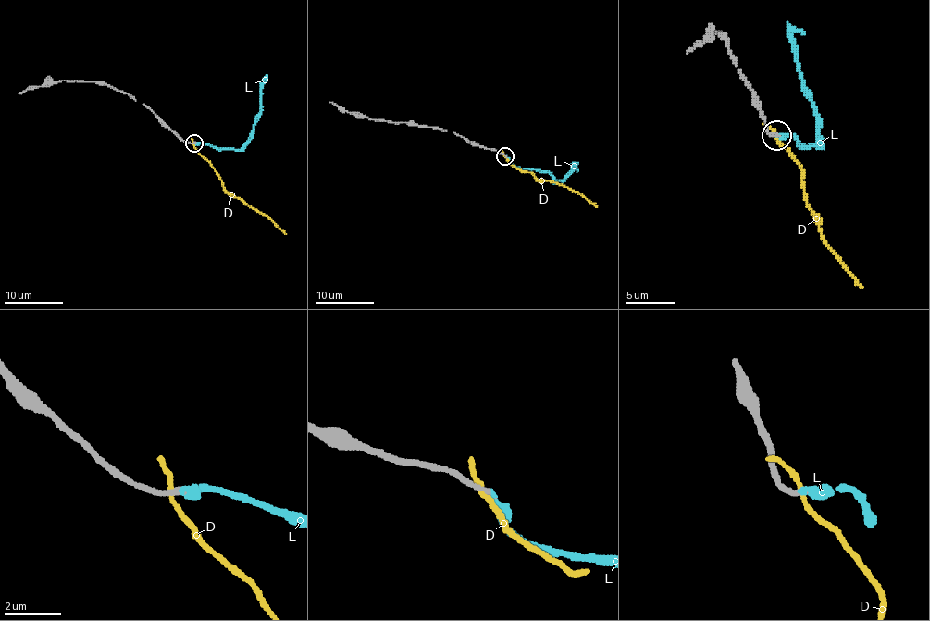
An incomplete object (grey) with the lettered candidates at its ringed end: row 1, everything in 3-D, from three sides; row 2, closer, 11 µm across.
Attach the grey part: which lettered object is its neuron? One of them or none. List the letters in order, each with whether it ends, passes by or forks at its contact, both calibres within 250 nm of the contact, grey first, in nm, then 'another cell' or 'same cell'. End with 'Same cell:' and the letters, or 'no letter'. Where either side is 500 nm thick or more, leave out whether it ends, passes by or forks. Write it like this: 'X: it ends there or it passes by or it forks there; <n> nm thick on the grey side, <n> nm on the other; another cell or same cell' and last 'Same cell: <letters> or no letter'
D: it passes by; 200 nm thick on the grey side, 140 nm on the other; another cell
L: it ends there; 190 nm thick on the grey side, 320 nm on the other; same cell
Same cell: L

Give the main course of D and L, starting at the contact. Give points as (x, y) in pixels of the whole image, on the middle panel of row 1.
D: (503, 155), (521, 170), (579, 192), (597, 207)
L: (506, 155), (512, 165), (546, 170), (553, 180), (562, 180), (577, 162)

